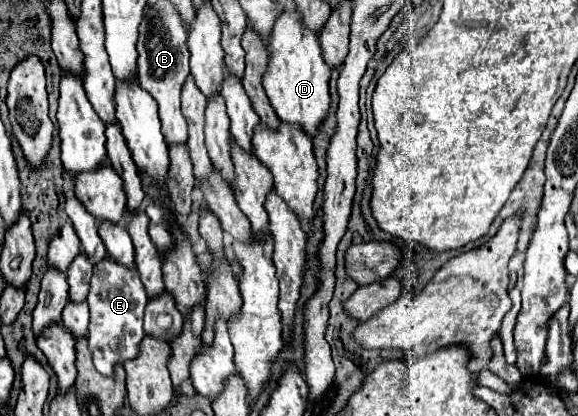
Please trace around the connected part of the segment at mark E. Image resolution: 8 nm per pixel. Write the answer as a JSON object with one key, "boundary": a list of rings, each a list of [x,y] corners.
{"boundary":[[[105,260],[93,268],[91,292],[87,296],[91,322],[89,322],[89,350],[93,354],[93,364],[103,376],[113,376],[117,364],[129,362],[137,358],[143,332],[143,310],[147,306],[147,294],[139,280],[137,270],[129,270],[125,266],[115,264],[113,260]]]}

